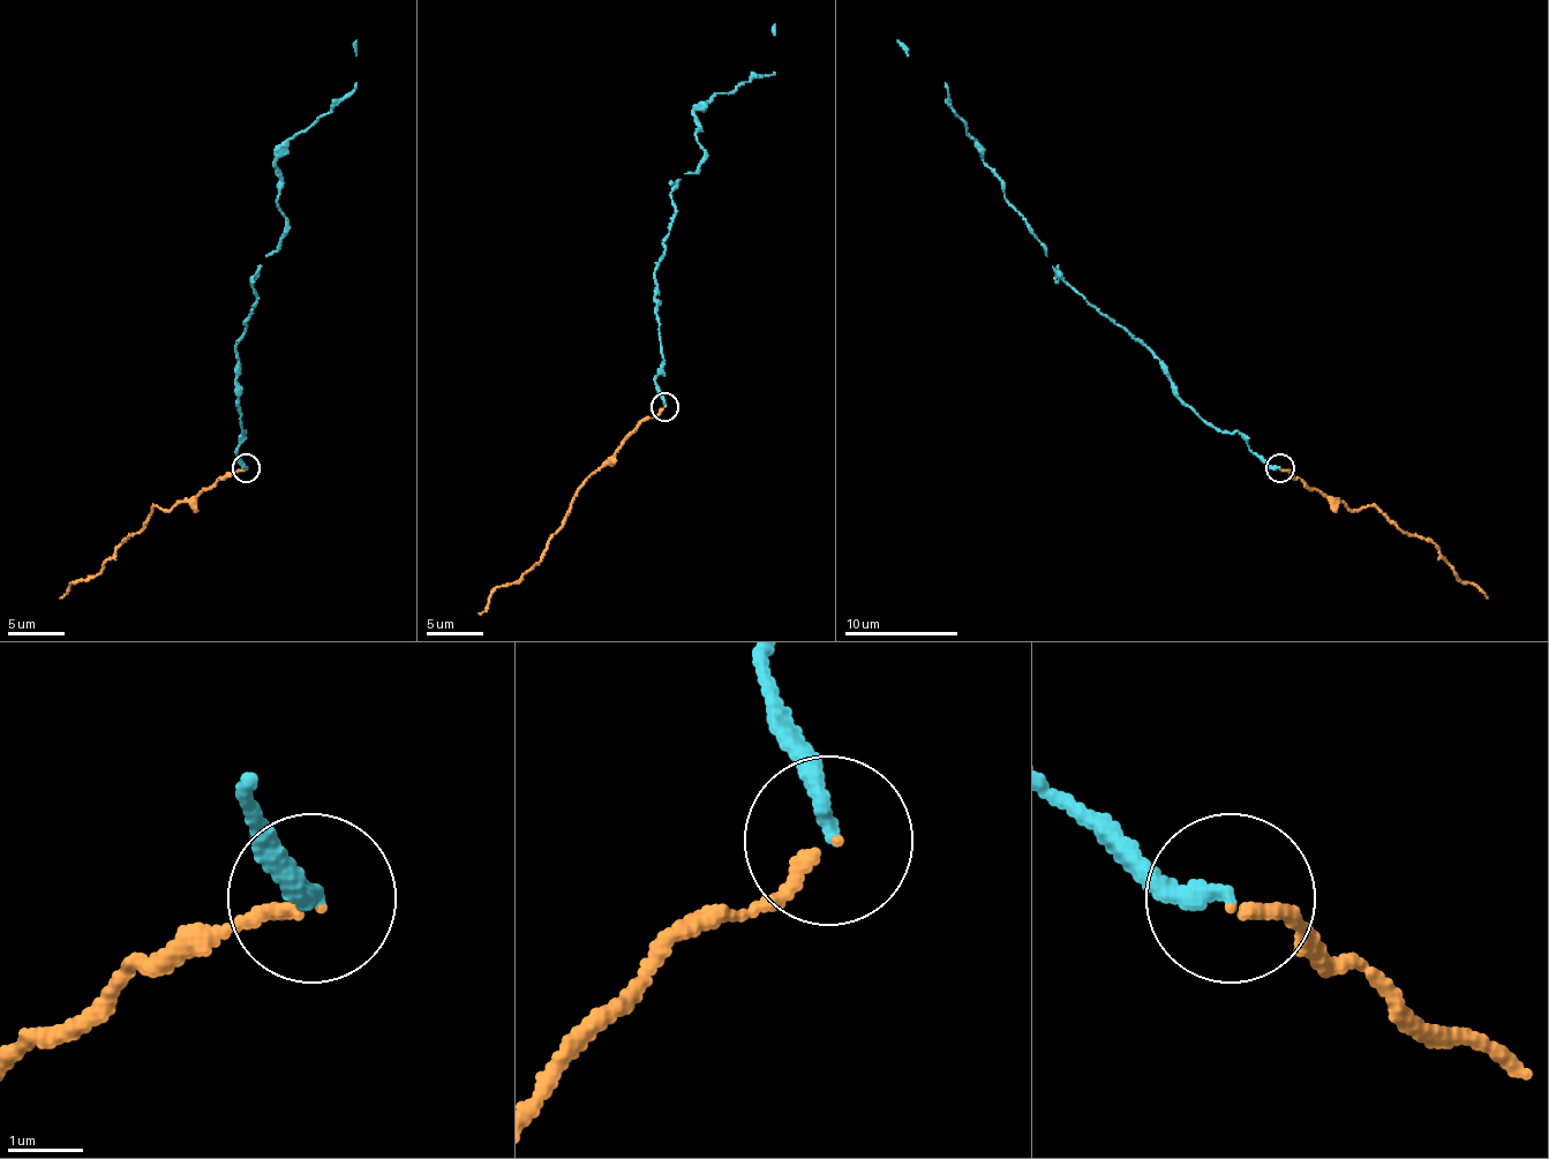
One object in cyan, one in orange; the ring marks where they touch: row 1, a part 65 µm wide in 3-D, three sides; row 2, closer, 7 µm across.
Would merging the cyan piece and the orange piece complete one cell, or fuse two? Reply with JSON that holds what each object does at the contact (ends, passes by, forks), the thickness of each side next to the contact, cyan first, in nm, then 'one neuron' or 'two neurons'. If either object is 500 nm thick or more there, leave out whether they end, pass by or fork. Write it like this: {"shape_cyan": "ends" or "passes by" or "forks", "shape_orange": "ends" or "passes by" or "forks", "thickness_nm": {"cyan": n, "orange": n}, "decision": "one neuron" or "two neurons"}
{"shape_cyan": "ends", "shape_orange": "ends", "thickness_nm": {"cyan": 240, "orange": 140}, "decision": "one neuron"}

